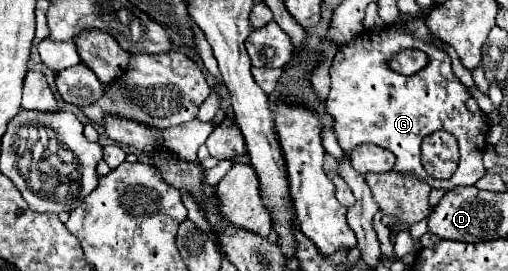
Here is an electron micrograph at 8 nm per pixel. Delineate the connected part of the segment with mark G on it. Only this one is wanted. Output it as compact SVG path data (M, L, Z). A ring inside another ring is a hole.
M389 24L381 30L363 30L355 42L349 42L341 48L341 52L335 54L331 64L331 92L325 104L327 112L333 116L337 140L343 150L351 152L363 142L389 148L397 156L395 170L413 174L435 188L455 190L457 186L475 184L485 174L483 150L489 130L487 116L481 110L469 112L465 106L467 98L467 88L455 78L451 70L451 58L441 48L415 38L407 30L399 30L395 24ZM405 48L417 48L429 56L429 64L413 76L391 72L385 64L395 52ZM435 130L453 132L461 148L461 160L449 180L433 182L421 164L419 146L421 140Z

